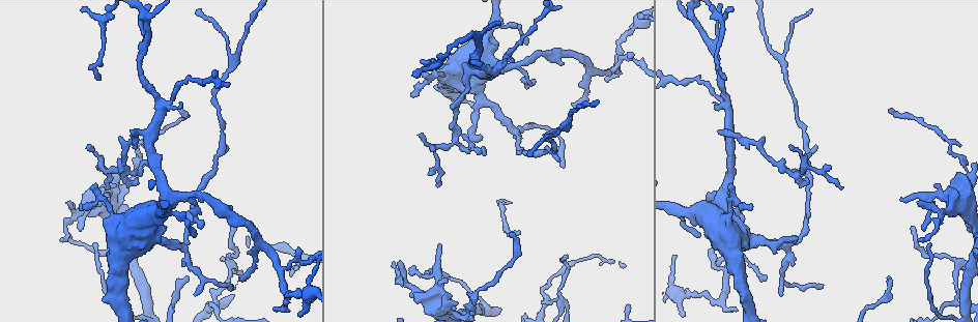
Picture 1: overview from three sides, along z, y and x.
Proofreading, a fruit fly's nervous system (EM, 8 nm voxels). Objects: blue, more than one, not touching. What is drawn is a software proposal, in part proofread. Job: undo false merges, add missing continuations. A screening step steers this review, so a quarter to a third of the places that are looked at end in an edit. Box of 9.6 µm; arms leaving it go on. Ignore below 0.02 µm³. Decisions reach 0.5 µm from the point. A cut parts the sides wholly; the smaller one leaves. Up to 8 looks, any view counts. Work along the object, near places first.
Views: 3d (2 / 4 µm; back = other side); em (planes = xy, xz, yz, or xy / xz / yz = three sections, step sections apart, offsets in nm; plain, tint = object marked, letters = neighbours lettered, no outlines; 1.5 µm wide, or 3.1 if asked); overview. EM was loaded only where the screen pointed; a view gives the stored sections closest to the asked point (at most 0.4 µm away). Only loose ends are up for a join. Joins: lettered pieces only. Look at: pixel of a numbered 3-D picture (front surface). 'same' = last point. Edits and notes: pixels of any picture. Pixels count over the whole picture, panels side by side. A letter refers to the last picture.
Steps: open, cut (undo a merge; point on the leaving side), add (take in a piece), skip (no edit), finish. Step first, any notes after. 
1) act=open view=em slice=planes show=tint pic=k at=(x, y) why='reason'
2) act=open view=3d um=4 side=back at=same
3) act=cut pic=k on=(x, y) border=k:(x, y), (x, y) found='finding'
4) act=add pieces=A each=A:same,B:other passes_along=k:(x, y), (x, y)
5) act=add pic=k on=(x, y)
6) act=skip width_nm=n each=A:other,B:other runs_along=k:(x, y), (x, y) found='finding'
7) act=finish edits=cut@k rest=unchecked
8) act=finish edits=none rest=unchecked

act=open view=em slice=planes show=plain pic=1 at=(439, 244) why='tapers out'

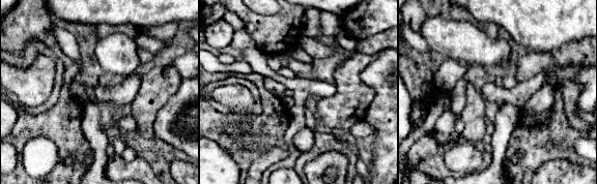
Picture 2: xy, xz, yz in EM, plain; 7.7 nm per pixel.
act=open view=em slice=planes show=letters at=same

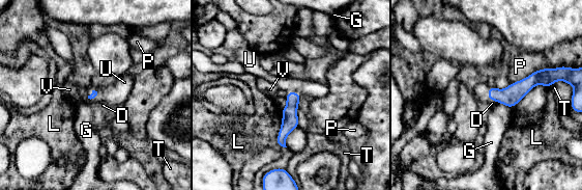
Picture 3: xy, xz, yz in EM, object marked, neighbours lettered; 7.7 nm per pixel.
act=add pieces=U each=D:other,G:other,L:other,P:other,T:other,U:same,V:other passes_along=3:(290, 118), (294, 91), (304, 87) found='it goes on there'

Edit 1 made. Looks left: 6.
act=open view=em slice=planes show=tint pic=1 at=(822, 285) why='tapers out'

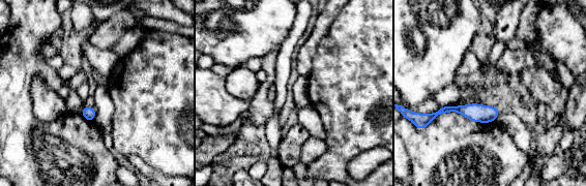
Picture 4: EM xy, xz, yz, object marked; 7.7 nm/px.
act=open view=em slice=planes show=letters at=same why='what lies round it'

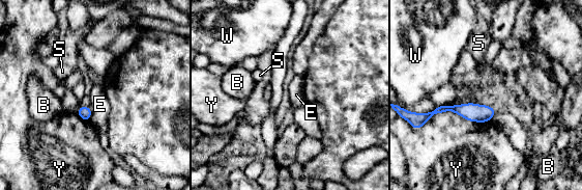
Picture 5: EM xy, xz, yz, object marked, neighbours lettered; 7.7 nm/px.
act=skip each=B:other,E:other,S:other,W:other,Y:other border=5:(90, 106), (91, 113), (88, 120) found='none of them fits'

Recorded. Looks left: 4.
act=open view=3d um=2 pic=1 at=(421, 134) why='thin end'

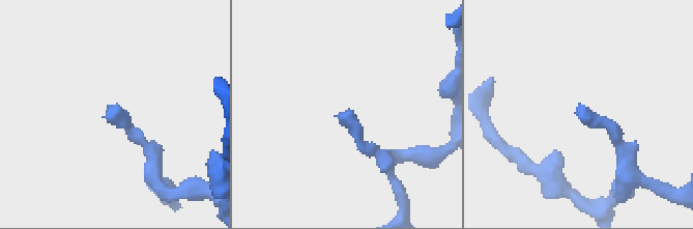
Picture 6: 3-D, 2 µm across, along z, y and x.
act=open view=em slice=planes show=letters pic=6 at=(119, 107) why='shape alone is not enough'

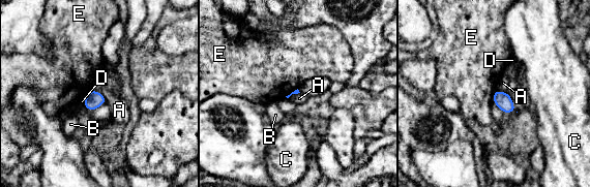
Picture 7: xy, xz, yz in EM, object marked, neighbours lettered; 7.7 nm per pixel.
act=skip each=A:other,B:other,C:other,D:other,E:other border=7:(90, 89), (97, 90), (107, 101) found='no lettered piece goes on from it'

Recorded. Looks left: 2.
act=finish edits=add@3 rest=unchecked

